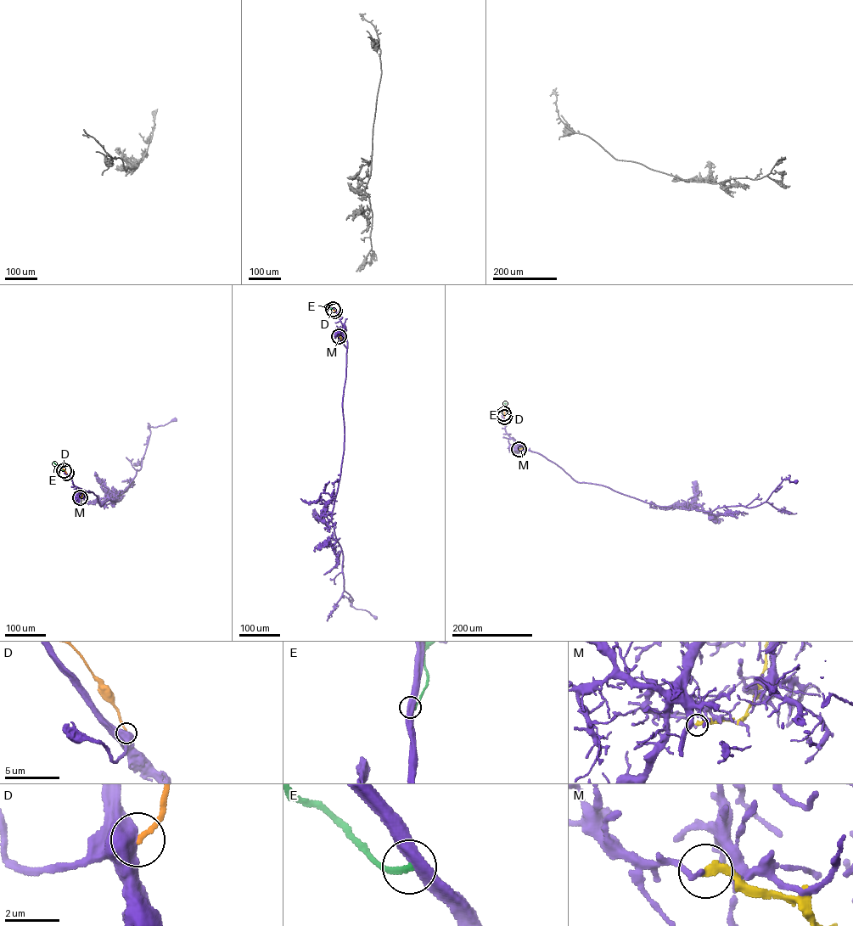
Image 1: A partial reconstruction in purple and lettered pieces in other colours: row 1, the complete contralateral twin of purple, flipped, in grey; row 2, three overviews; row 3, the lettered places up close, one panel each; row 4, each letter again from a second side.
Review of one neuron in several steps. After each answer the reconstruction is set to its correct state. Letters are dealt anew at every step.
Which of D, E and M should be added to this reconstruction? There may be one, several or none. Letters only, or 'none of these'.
none of these

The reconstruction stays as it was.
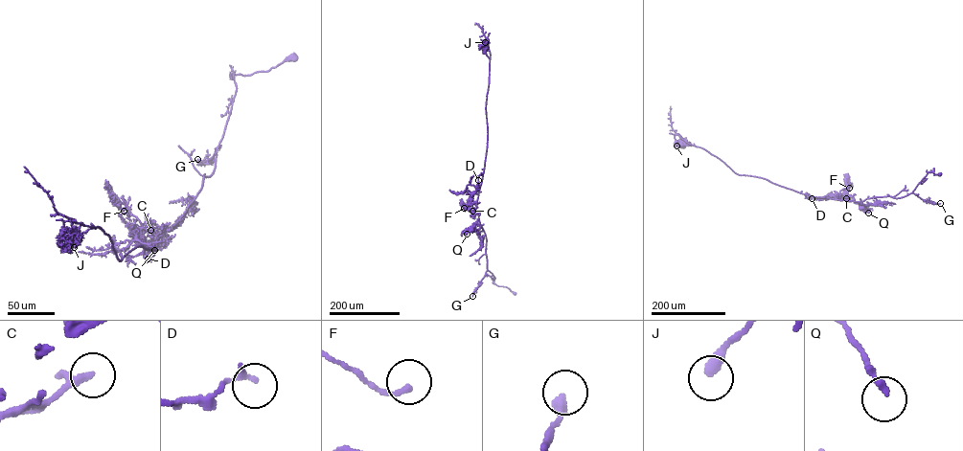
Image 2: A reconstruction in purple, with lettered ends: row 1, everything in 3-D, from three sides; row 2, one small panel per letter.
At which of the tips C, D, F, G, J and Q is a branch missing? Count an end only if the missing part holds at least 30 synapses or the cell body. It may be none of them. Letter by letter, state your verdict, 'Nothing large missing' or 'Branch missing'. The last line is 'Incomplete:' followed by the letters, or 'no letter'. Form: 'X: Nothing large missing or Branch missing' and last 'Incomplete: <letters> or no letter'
C: Nothing large missing
D: Nothing large missing
F: Nothing large missing
G: Nothing large missing
J: Nothing large missing
Q: Nothing large missing
Incomplete: no letter

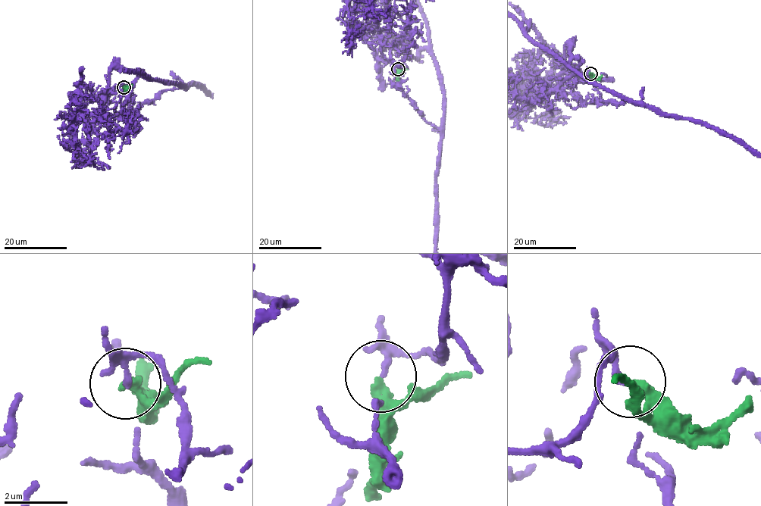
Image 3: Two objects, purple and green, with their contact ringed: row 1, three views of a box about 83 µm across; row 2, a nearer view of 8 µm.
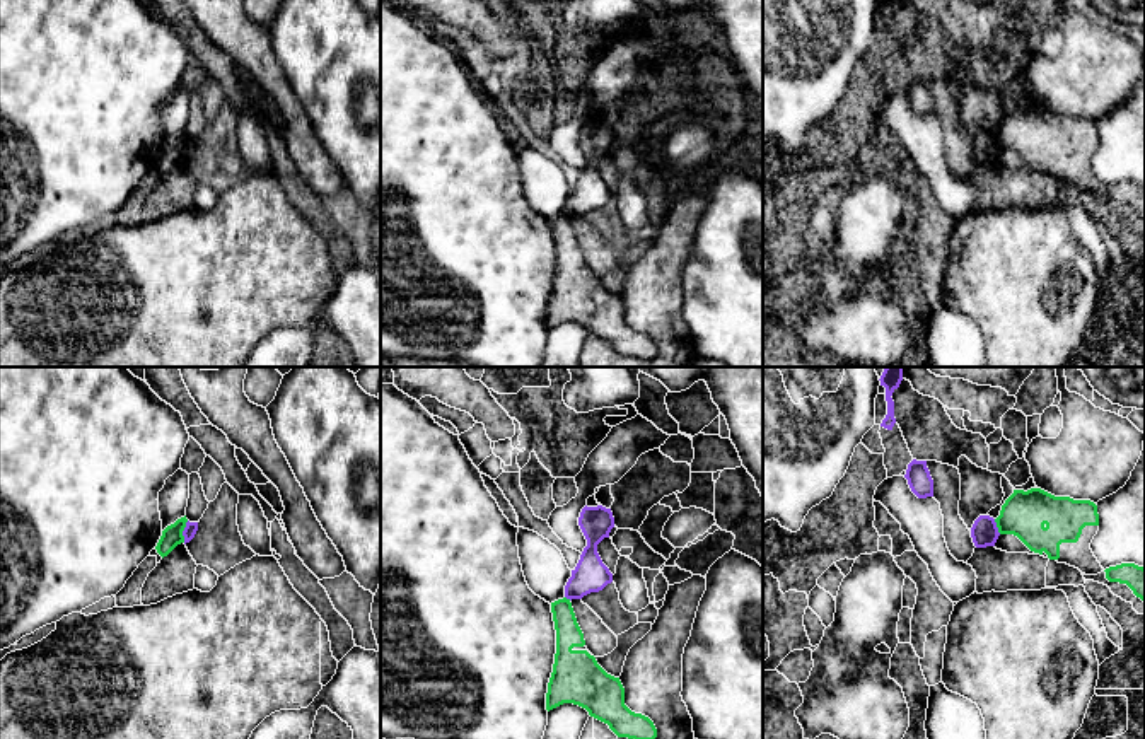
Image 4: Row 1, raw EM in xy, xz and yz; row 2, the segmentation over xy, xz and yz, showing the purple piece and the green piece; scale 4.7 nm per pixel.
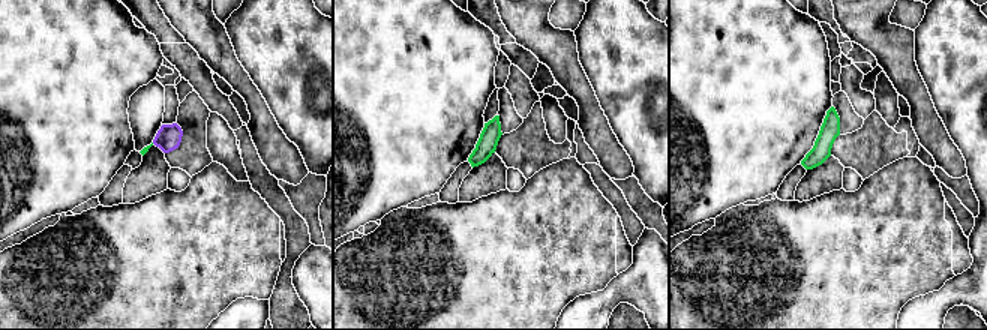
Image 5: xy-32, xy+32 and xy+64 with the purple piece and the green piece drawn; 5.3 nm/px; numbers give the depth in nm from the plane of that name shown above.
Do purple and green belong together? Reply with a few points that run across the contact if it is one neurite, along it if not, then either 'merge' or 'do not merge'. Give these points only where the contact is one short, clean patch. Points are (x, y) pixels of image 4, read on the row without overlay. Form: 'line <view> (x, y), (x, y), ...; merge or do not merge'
line xy (188, 139), (183, 159); do not merge

